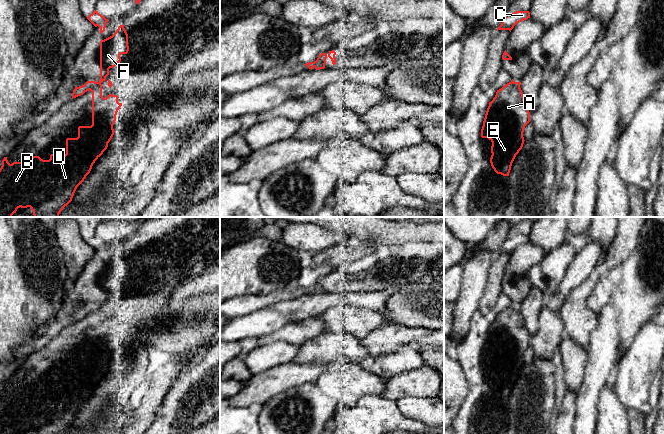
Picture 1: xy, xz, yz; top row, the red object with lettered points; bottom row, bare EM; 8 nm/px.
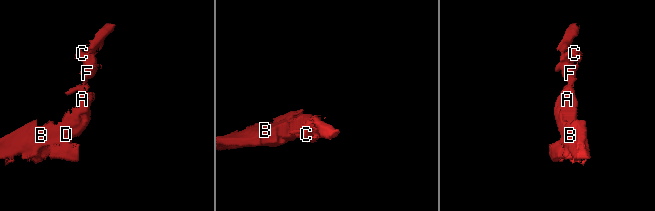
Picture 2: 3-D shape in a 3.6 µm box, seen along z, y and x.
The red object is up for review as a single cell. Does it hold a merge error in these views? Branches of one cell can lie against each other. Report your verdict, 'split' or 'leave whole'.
split

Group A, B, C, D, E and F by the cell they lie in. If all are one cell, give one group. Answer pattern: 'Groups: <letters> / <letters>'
Groups: A B D E / C F

